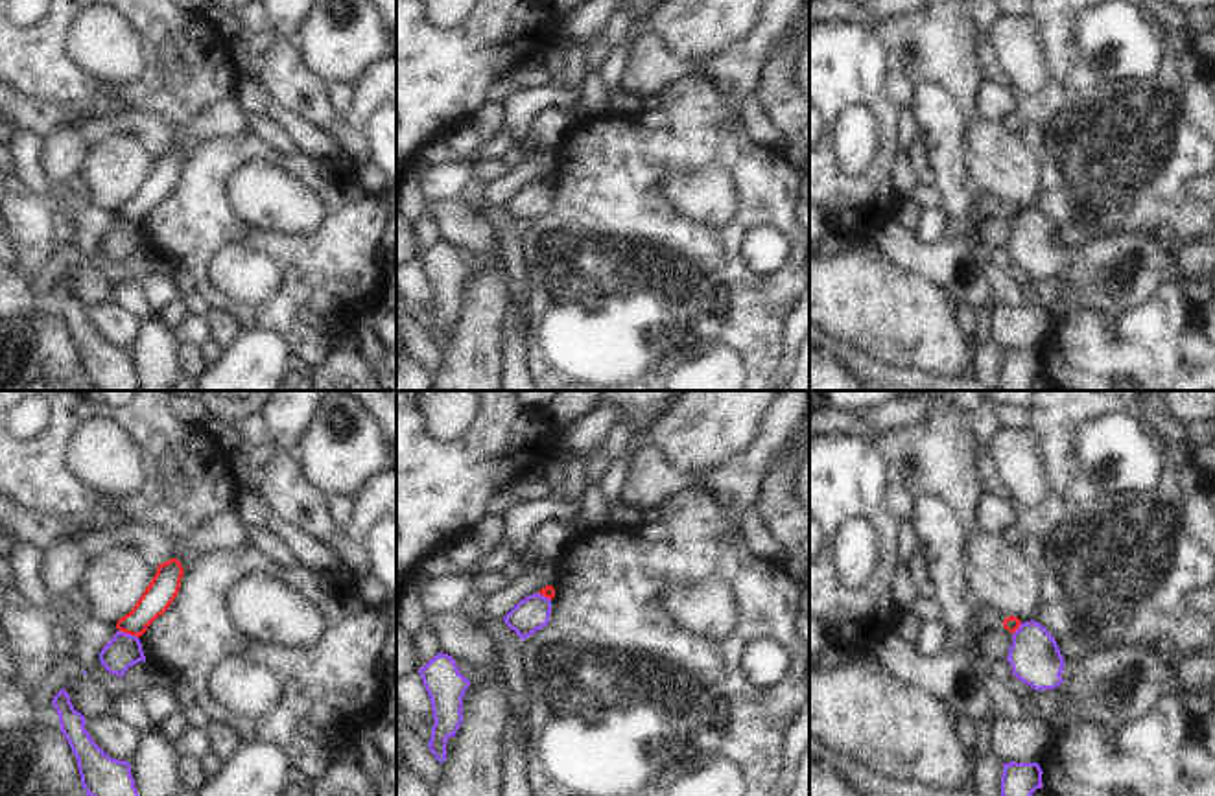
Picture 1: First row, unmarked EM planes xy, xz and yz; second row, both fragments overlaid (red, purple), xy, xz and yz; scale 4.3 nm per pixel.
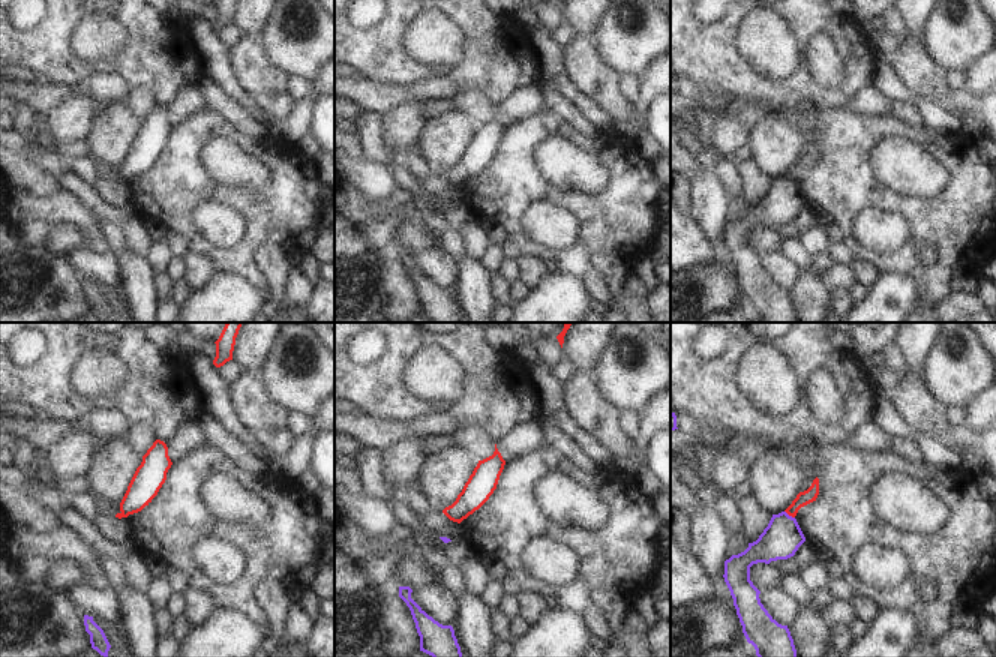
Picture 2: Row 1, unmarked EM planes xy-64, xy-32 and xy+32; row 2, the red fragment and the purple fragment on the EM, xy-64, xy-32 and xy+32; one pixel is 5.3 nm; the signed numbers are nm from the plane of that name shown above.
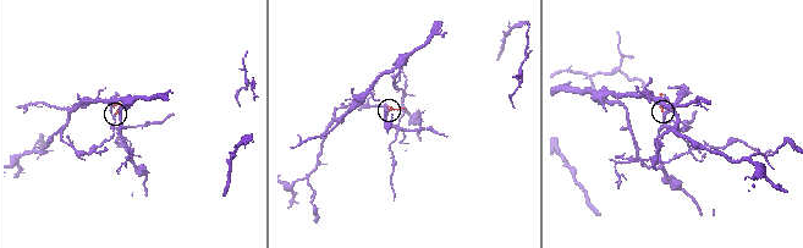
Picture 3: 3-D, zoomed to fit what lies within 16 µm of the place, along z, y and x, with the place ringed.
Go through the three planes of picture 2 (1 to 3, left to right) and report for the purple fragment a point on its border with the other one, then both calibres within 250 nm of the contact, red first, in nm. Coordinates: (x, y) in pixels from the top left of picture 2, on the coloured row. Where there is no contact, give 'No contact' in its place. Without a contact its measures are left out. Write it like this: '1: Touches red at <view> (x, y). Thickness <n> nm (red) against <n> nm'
1: No contact
2: No contact
3: Touches red at xy+32 (789, 515). Thickness 80 nm (red) against 200 nm.

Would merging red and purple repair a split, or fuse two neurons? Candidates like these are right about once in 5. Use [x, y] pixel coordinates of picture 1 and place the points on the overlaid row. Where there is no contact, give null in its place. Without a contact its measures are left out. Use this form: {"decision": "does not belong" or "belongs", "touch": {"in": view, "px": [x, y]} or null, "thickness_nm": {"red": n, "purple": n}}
{"decision": "does not belong", "touch": {"in": "xy", "px": [128, 632]}, "thickness_nm": {"red": 130, "purple": 150}}

